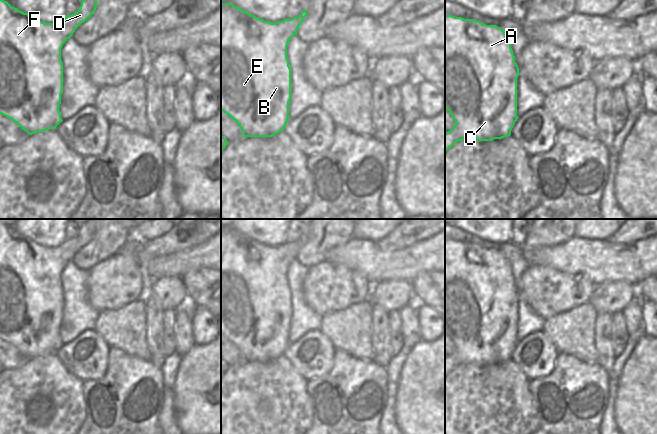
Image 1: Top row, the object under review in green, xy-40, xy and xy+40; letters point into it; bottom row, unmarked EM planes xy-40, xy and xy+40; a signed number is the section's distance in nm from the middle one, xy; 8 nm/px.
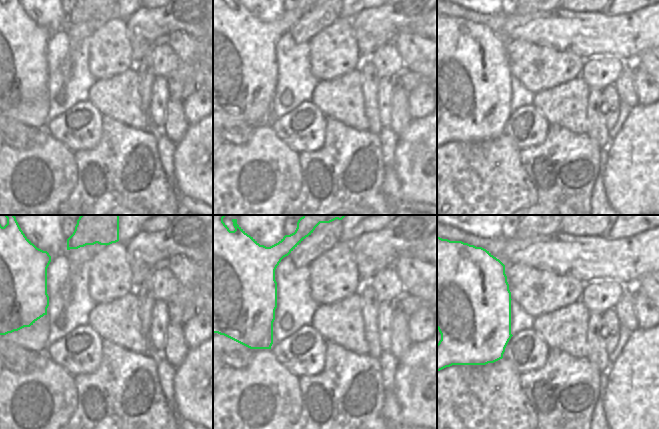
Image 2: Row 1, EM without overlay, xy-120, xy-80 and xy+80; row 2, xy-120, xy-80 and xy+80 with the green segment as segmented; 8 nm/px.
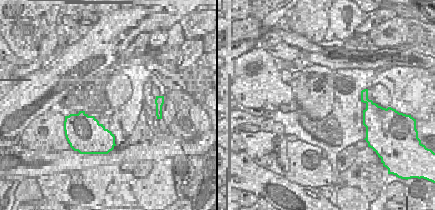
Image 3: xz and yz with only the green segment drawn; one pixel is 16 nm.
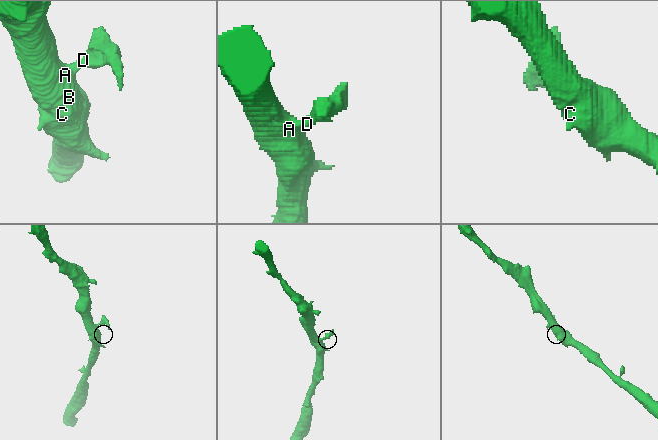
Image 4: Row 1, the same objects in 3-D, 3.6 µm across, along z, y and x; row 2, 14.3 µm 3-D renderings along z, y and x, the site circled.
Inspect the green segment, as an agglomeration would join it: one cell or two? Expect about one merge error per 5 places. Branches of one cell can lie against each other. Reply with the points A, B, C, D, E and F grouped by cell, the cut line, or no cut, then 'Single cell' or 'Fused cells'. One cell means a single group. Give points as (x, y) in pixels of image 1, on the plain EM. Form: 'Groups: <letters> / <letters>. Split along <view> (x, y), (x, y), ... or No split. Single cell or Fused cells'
Groups: A B C D E F. No split. Single cell.

